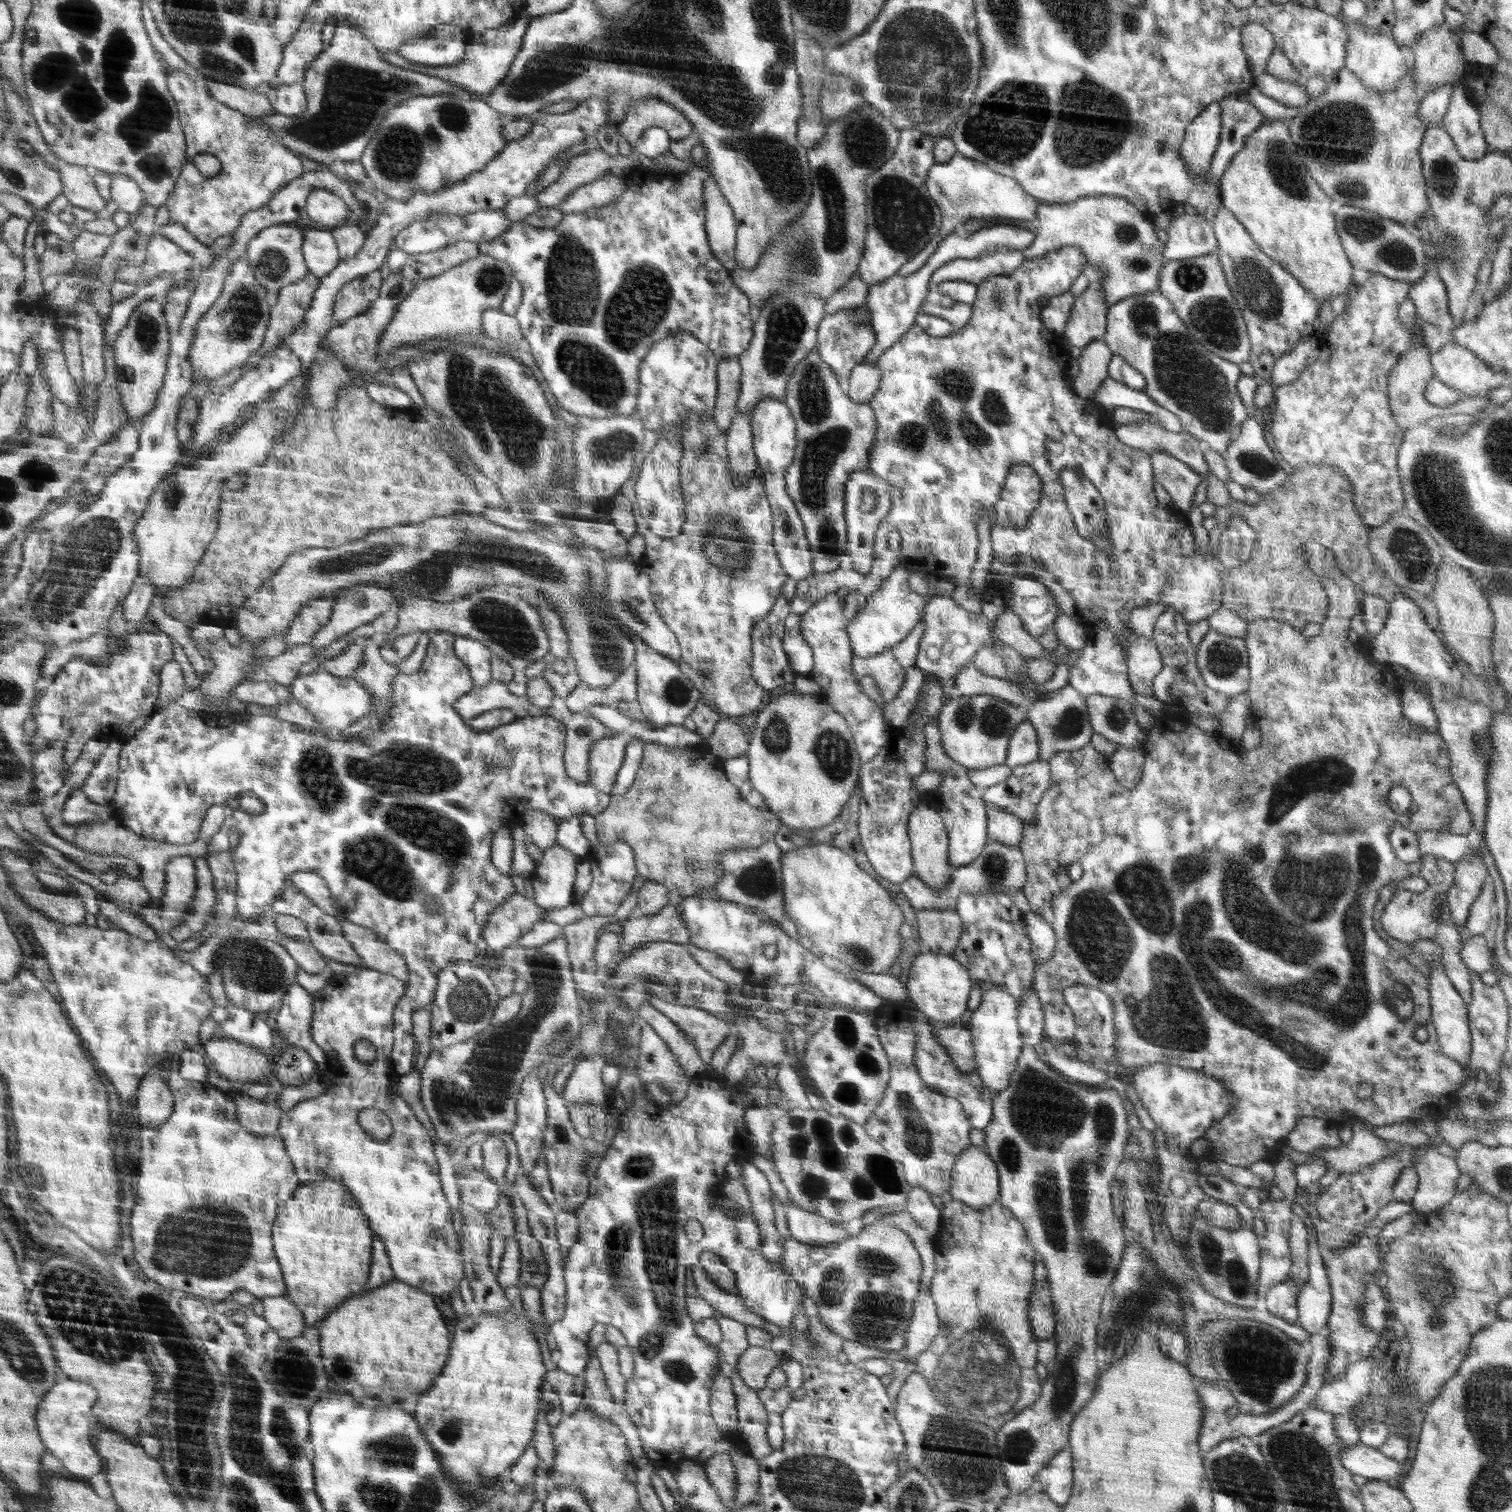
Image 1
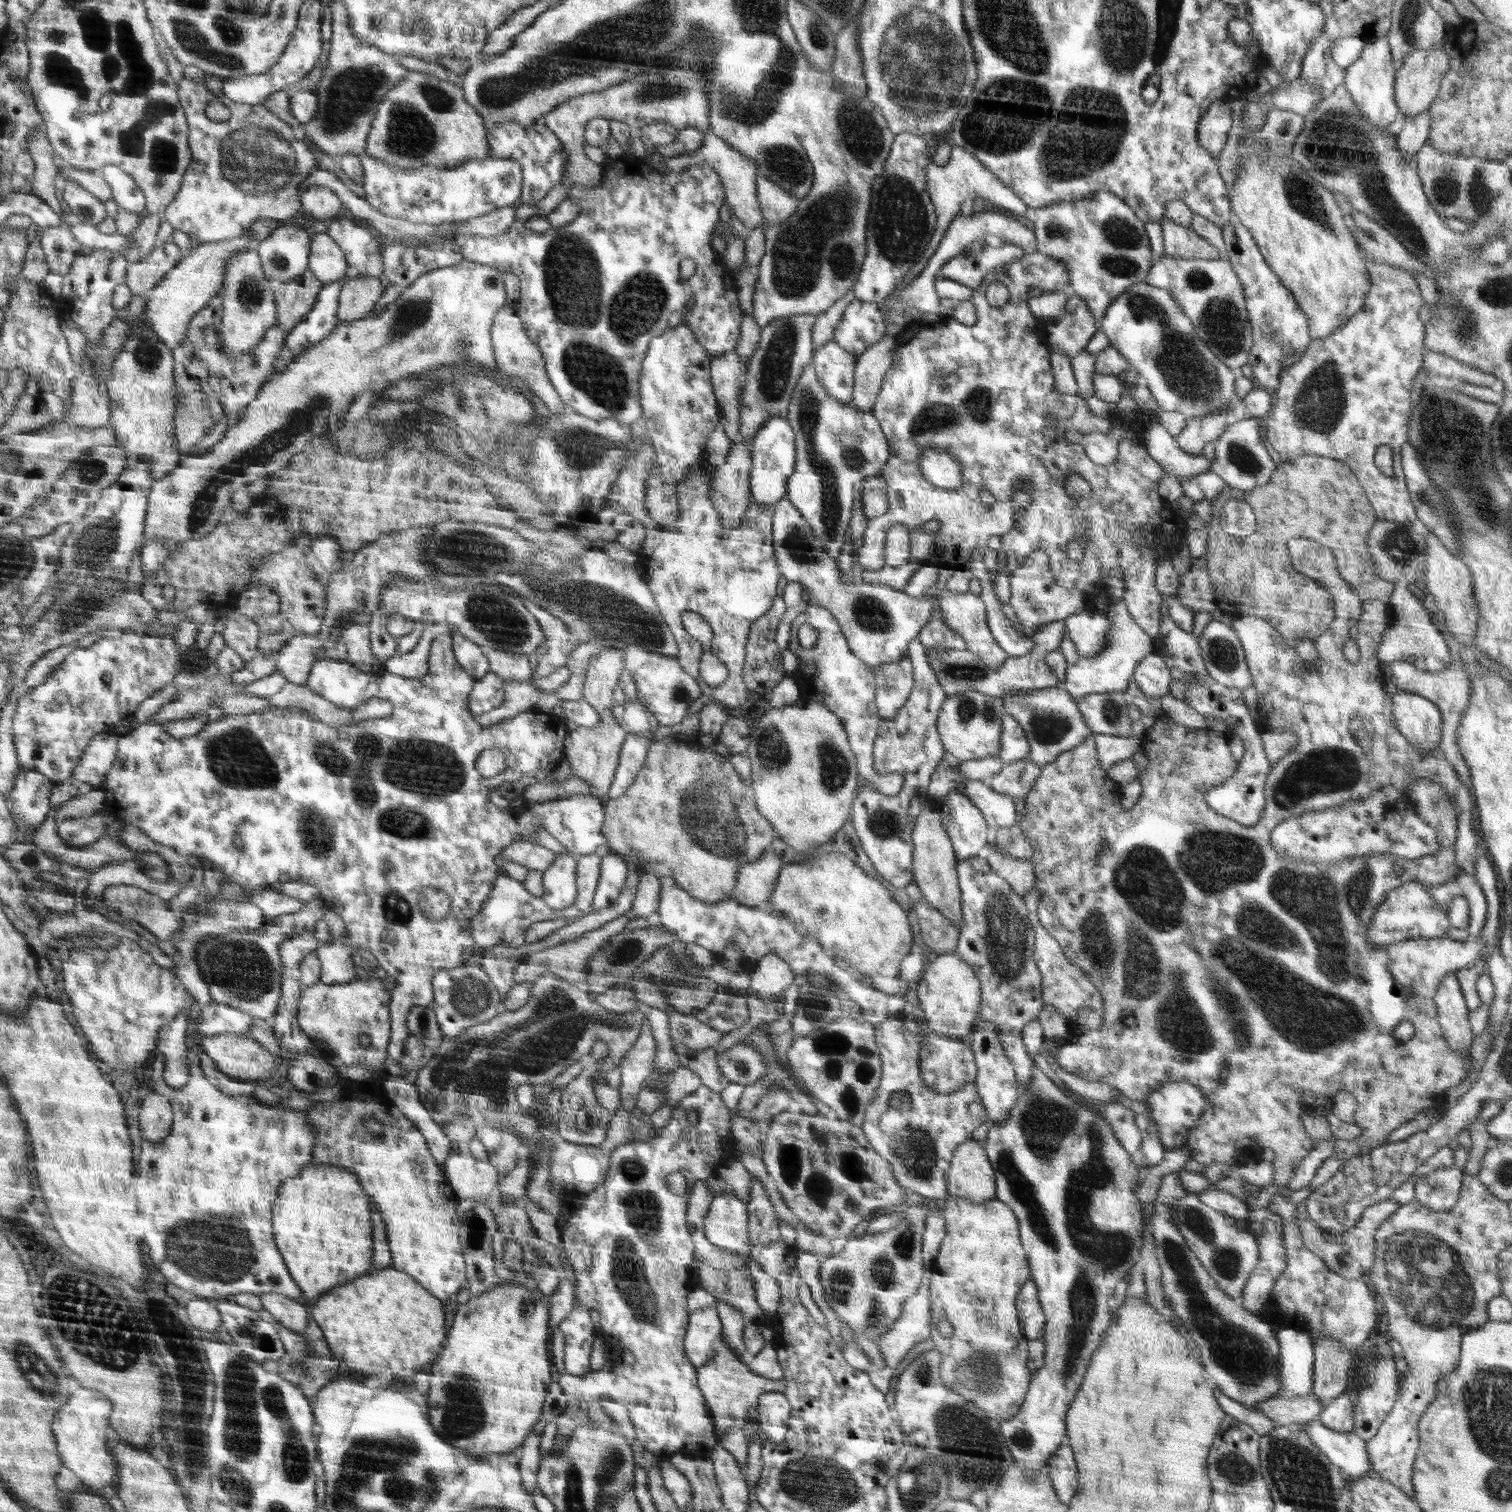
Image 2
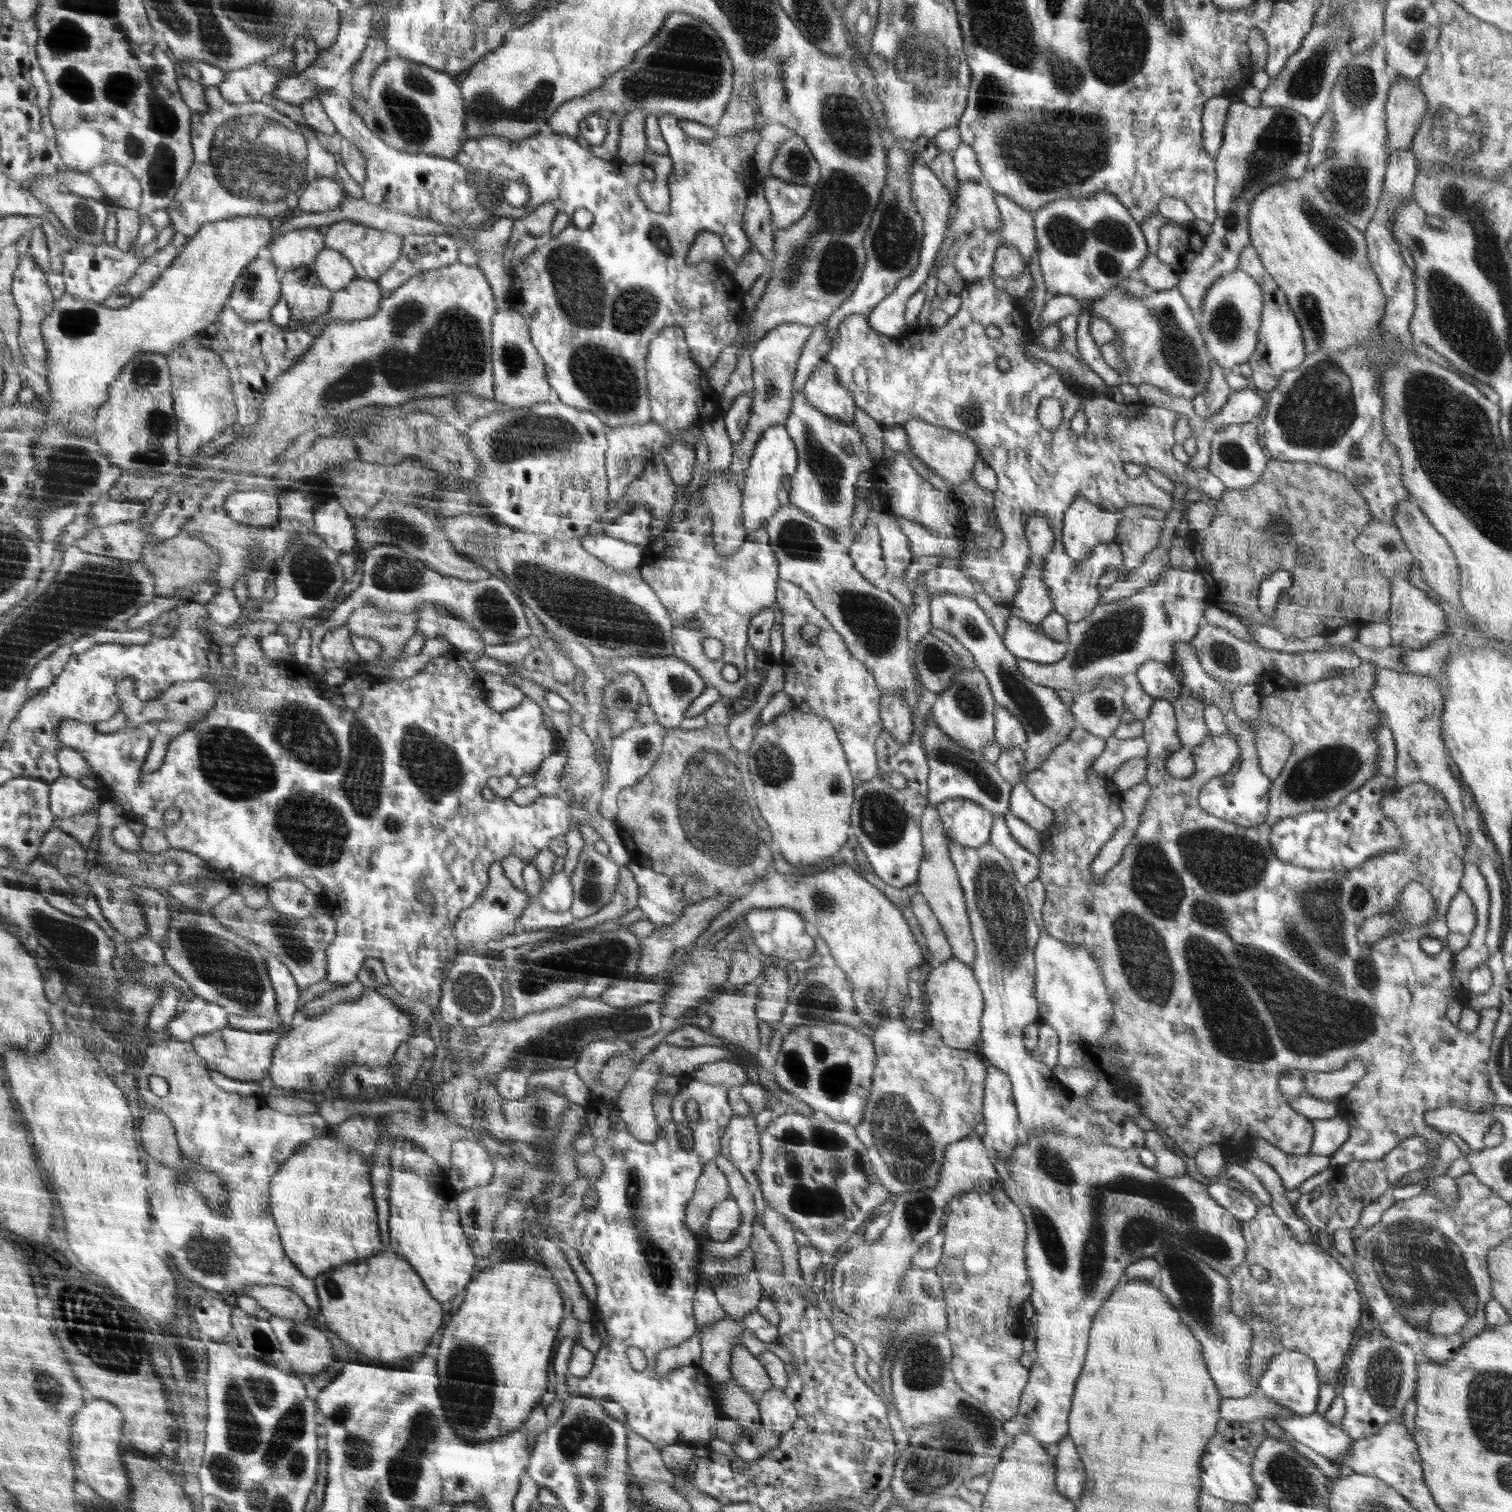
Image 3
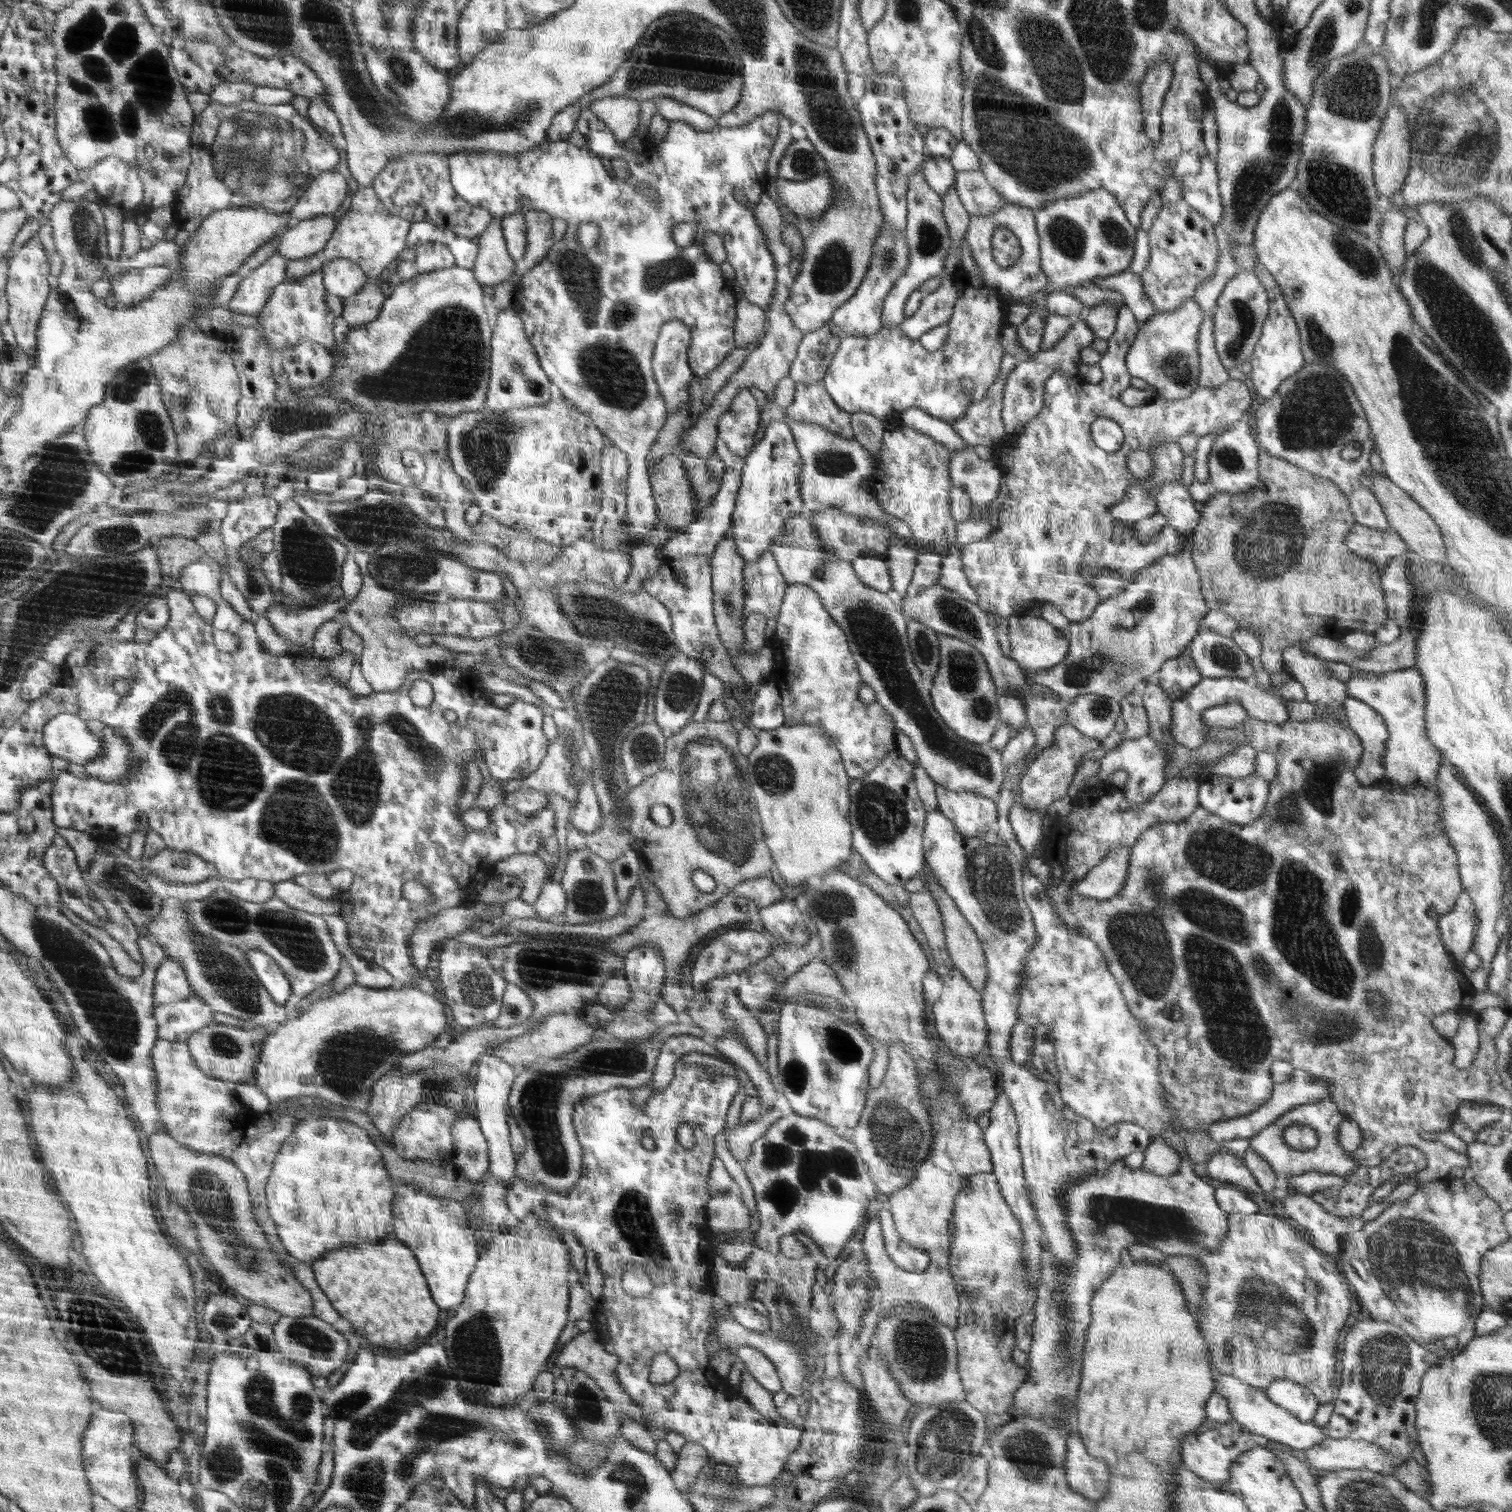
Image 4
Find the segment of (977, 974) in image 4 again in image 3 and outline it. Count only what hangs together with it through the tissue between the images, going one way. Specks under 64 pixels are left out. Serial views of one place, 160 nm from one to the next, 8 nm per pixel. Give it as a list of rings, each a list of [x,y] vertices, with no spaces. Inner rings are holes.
[[[930,804],[927,805],[921,816],[921,825],[924,854],[916,882],[919,893],[924,895],[933,913],[937,916],[942,930],[950,943],[953,956],[959,958],[971,968],[977,955],[975,942],[971,933],[971,924],[967,913],[963,888],[950,856],[949,839],[945,834],[937,807]]]

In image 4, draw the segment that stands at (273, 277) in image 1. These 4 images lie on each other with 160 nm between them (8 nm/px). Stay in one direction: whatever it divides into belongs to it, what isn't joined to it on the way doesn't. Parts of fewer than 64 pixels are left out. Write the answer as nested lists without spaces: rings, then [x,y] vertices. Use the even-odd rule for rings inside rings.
[[[340,214],[321,215],[293,225],[280,237],[277,254],[288,260],[308,258],[322,251],[338,225]]]

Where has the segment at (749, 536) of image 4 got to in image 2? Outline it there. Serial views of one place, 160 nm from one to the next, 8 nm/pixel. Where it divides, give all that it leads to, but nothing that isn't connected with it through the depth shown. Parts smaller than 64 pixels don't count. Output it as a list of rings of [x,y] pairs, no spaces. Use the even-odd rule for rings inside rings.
[[[773,416],[766,420],[750,442],[750,488],[752,501],[758,504],[775,504],[787,493],[788,477],[795,469],[795,434],[785,418]]]

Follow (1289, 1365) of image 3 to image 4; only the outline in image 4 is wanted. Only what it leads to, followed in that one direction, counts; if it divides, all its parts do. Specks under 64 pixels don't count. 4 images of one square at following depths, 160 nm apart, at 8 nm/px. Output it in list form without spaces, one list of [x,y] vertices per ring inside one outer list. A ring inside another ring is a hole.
[[[1276,1379],[1264,1391],[1272,1402],[1301,1421],[1312,1421],[1320,1405],[1318,1399],[1305,1386],[1290,1379]]]

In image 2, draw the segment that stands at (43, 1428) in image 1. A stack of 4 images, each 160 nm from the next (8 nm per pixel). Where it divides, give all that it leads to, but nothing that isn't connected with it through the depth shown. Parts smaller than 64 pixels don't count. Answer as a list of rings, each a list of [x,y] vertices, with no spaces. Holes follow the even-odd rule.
[[[78,1388],[72,1390],[72,1398],[68,1398],[68,1406],[64,1406],[64,1410],[56,1414],[56,1422],[52,1422],[52,1430],[56,1430],[56,1442],[60,1442],[60,1458],[64,1458],[64,1466],[70,1468],[84,1484],[96,1488],[98,1492],[102,1492],[100,1488],[112,1486],[114,1484],[112,1480],[116,1480],[116,1466],[110,1452],[106,1450],[106,1428],[108,1428],[110,1410],[112,1410],[112,1402],[104,1394],[100,1394],[98,1390]]]

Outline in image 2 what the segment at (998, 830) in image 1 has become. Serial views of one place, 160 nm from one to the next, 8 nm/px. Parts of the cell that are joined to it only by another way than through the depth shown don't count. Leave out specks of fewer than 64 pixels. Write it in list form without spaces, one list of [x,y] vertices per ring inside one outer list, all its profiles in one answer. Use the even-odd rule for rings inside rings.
[[[812,362],[808,363],[805,366],[804,372],[799,376],[798,382],[796,383],[796,388],[792,393],[792,400],[790,401],[790,406],[787,414],[787,421],[790,423],[790,426],[793,428],[795,434],[795,469],[794,472],[788,477],[787,480],[787,493],[784,498],[781,498],[778,502],[775,502],[775,511],[772,519],[772,528],[773,528],[773,548],[775,552],[776,562],[780,570],[780,575],[788,582],[800,582],[802,586],[806,586],[808,594],[814,598],[812,604],[822,606],[824,610],[830,610],[832,616],[836,618],[840,629],[842,629],[842,634],[846,637],[847,643],[849,644],[850,650],[862,661],[868,668],[873,668],[884,663],[891,663],[899,661],[907,652],[908,645],[913,638],[919,637],[924,650],[928,654],[928,658],[934,671],[934,676],[940,684],[940,688],[944,690],[944,694],[947,695],[946,700],[944,700],[943,705],[940,707],[937,720],[937,731],[939,732],[939,737],[945,750],[945,755],[940,761],[936,772],[932,774],[928,788],[927,796],[928,799],[942,800],[943,797],[948,794],[952,789],[963,792],[981,811],[983,817],[986,820],[988,826],[995,825],[996,827],[1010,827],[1014,824],[1017,824],[1019,816],[1023,815],[1025,809],[1025,800],[1019,798],[1019,800],[1014,800],[1010,798],[1007,794],[1000,794],[996,792],[991,786],[988,785],[988,782],[982,780],[970,780],[969,778],[963,778],[957,766],[961,761],[976,760],[978,758],[986,758],[987,756],[999,756],[1000,760],[1003,763],[1010,763],[1016,760],[1022,760],[1023,758],[1029,758],[1032,762],[1039,764],[1041,767],[1047,765],[1048,763],[1054,762],[1056,757],[1067,750],[1072,750],[1076,748],[1081,742],[1084,742],[1085,738],[1088,738],[1094,732],[1086,724],[1082,713],[1077,705],[1077,700],[1072,698],[1066,688],[1064,687],[1065,682],[1065,672],[1069,665],[1073,665],[1078,659],[1083,658],[1092,658],[1094,655],[1097,655],[1100,651],[1103,651],[1103,648],[1107,645],[1107,632],[1110,628],[1110,621],[1108,621],[1108,614],[1106,612],[1110,610],[1110,607],[1113,603],[1122,601],[1122,595],[1124,594],[1124,575],[1122,571],[1118,569],[1112,570],[1108,581],[1106,582],[1106,589],[1103,591],[1103,594],[1098,595],[1096,598],[1091,599],[1090,609],[1084,612],[1078,612],[1072,616],[1068,616],[1064,620],[1065,625],[1065,634],[1066,636],[1062,639],[1062,642],[1059,644],[1059,648],[1048,652],[1046,654],[1045,663],[1040,664],[1040,662],[1034,662],[1034,649],[1033,649],[1033,640],[1030,635],[1014,630],[1010,620],[1000,612],[1000,601],[996,600],[994,594],[990,594],[990,604],[983,604],[980,596],[976,596],[969,591],[969,583],[973,578],[973,575],[968,570],[966,565],[955,566],[955,572],[952,574],[952,577],[946,583],[947,592],[942,596],[938,597],[925,597],[926,592],[930,588],[934,588],[939,577],[938,565],[935,563],[935,560],[932,558],[936,550],[936,540],[934,532],[927,531],[924,528],[915,528],[912,532],[909,533],[909,542],[910,542],[910,562],[904,565],[901,569],[881,569],[881,570],[864,570],[862,572],[860,582],[854,582],[854,580],[844,580],[843,576],[839,570],[837,563],[837,558],[841,554],[842,546],[846,542],[846,532],[849,528],[849,520],[851,517],[850,511],[852,510],[852,504],[854,504],[854,485],[861,484],[862,489],[862,510],[864,511],[864,516],[866,520],[871,520],[876,518],[881,514],[884,514],[888,508],[887,501],[887,482],[880,476],[881,468],[886,464],[888,459],[888,444],[887,438],[879,425],[878,419],[869,411],[861,411],[860,409],[854,408],[852,404],[844,404],[843,402],[838,402],[834,400],[827,392],[824,390],[820,379],[815,371],[815,366]]]

